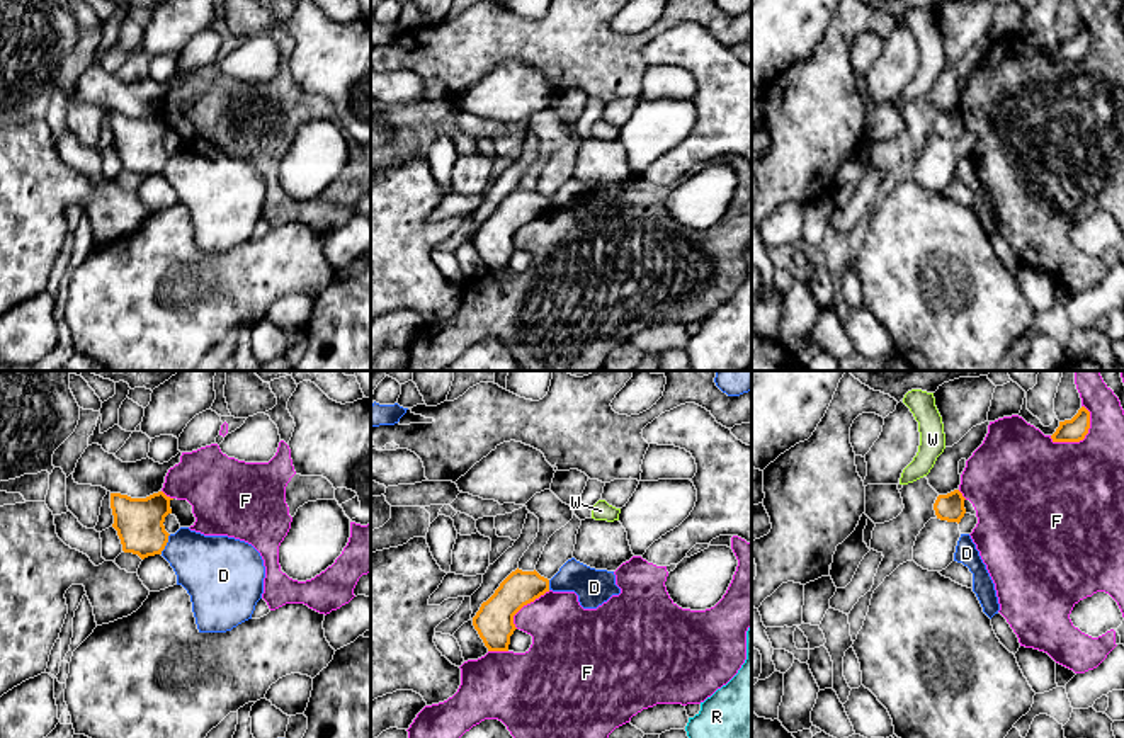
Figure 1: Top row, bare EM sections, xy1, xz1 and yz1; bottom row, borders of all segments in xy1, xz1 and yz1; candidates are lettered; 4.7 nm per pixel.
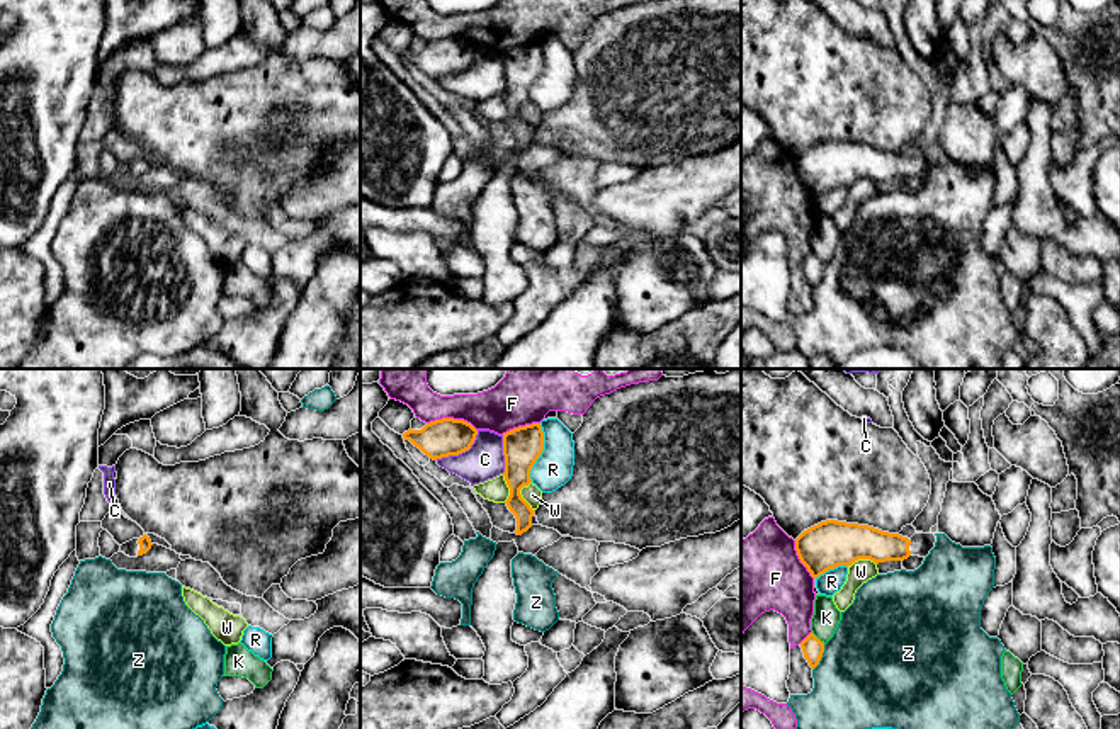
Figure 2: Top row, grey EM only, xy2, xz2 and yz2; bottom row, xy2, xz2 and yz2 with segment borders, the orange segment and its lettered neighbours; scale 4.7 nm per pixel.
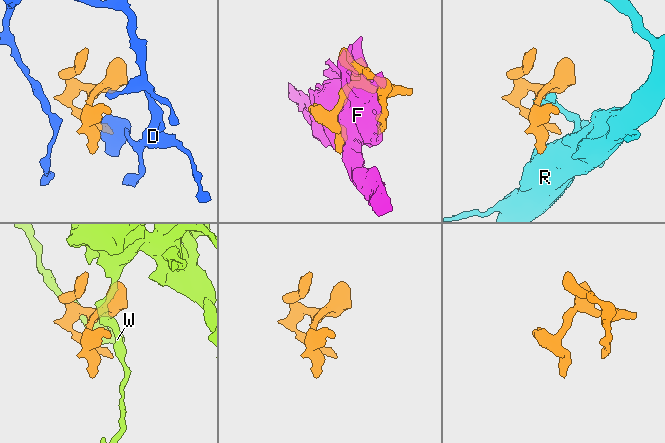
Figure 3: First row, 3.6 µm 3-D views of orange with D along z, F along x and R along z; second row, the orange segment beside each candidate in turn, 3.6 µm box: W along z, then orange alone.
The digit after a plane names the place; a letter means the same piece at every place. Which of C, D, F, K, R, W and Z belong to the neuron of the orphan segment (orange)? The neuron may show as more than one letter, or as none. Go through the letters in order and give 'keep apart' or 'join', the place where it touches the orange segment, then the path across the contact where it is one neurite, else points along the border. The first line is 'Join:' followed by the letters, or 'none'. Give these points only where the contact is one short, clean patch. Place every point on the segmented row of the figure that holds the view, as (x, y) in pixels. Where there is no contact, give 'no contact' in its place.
Join: none
C: keep apart | xz2 (461, 452)
D: keep apart | xy1 (165, 544) | along xy1 (170, 534), (160, 553)
F: keep apart | yz1 (1084, 437)
K: keep apart | yz2 (816, 638)
R: keep apart | xz2 (541, 452) | along xz2 (541, 423), (544, 449), (531, 471), (531, 481)
W: keep apart | xz2 (520, 495)
Z: keep apart | yz2 (821, 656)

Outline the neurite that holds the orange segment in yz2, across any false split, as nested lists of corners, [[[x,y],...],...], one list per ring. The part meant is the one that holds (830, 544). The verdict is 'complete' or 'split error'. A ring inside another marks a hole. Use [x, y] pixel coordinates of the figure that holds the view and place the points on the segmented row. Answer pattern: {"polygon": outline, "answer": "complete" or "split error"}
{"polygon": [[[826,520],[804,530],[795,539],[795,551],[811,576],[819,578],[829,569],[848,568],[858,559],[879,564],[904,561],[909,556],[926,557],[935,542],[935,534],[914,534],[908,539],[868,525]]], "answer": "split error"}

